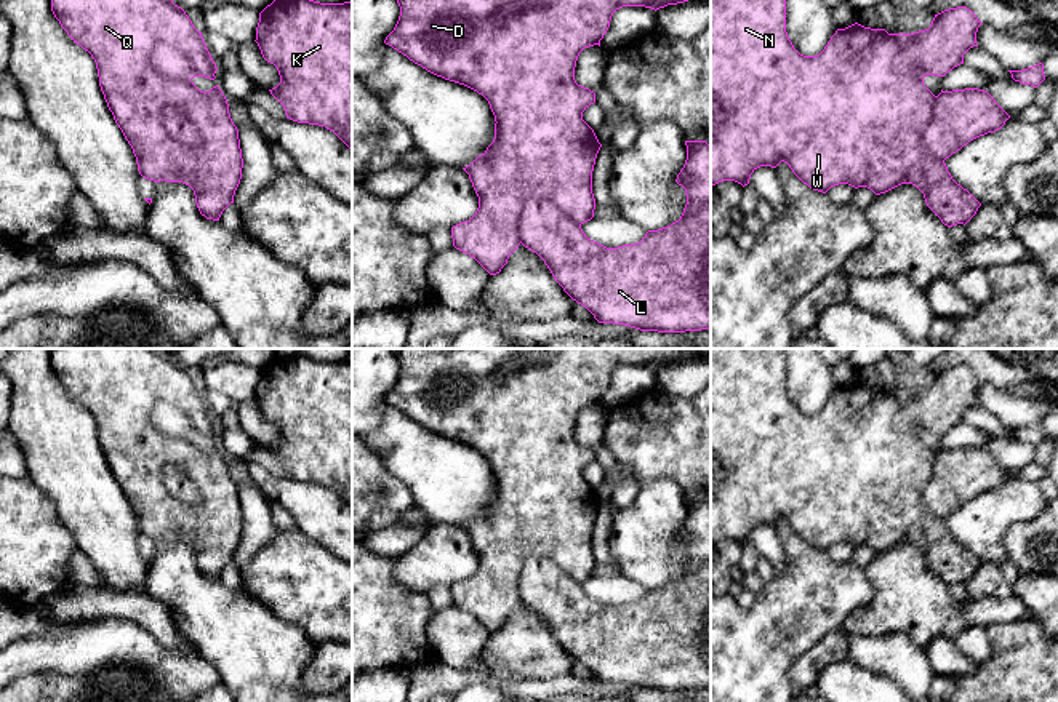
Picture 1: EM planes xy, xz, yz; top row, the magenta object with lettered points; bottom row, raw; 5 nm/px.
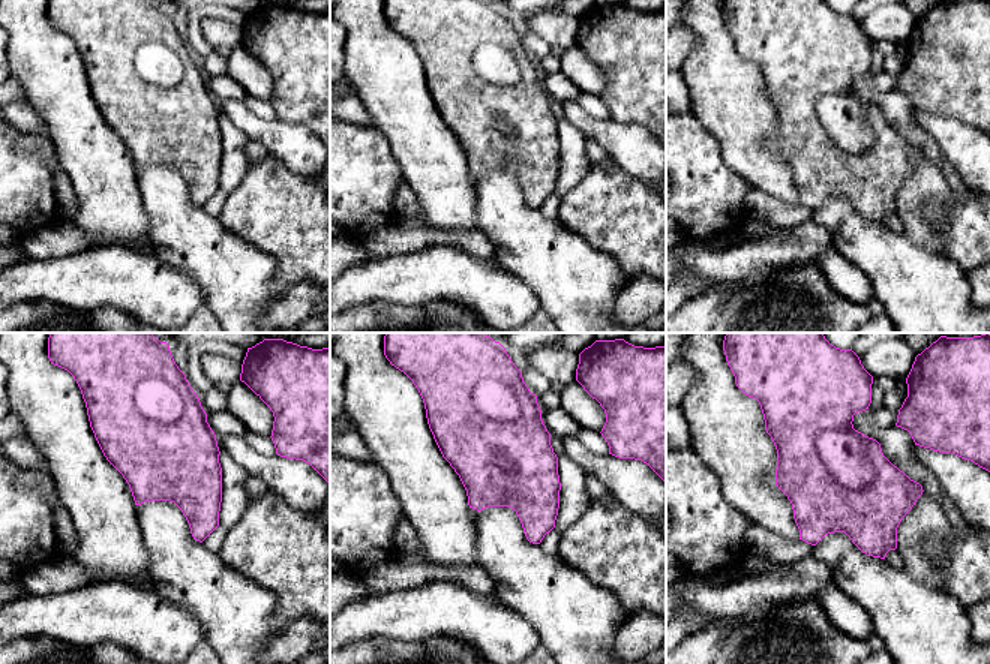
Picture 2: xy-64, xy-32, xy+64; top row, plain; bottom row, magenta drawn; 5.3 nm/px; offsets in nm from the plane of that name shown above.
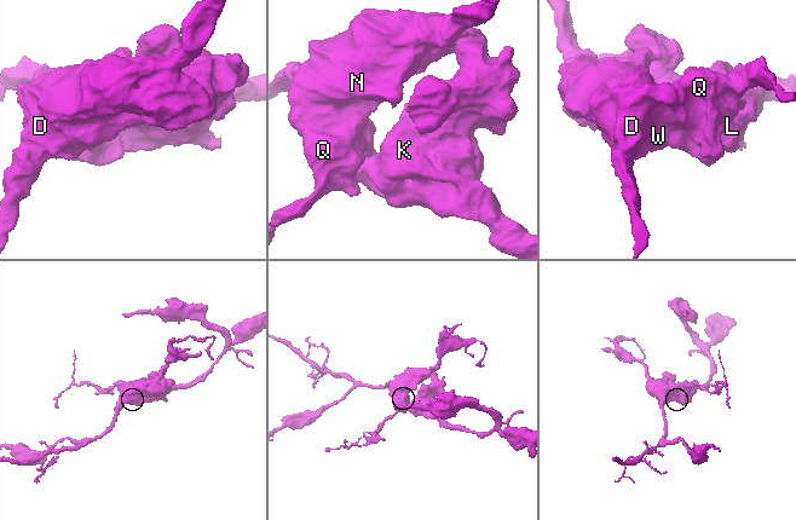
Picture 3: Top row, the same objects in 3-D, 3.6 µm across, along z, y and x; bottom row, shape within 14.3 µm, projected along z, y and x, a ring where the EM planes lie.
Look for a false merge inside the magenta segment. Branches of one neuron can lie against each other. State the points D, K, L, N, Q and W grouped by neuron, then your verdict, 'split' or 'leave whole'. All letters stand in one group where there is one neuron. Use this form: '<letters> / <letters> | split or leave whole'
D K L N Q W | leave whole

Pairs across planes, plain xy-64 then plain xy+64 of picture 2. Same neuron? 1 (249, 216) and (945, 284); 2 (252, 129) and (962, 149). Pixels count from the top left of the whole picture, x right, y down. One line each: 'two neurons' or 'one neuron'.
1: two neurons
2: one neuron

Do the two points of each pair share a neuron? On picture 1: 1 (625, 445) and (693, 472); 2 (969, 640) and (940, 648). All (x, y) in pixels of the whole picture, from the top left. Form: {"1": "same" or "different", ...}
{"1": "same", "2": "different"}

